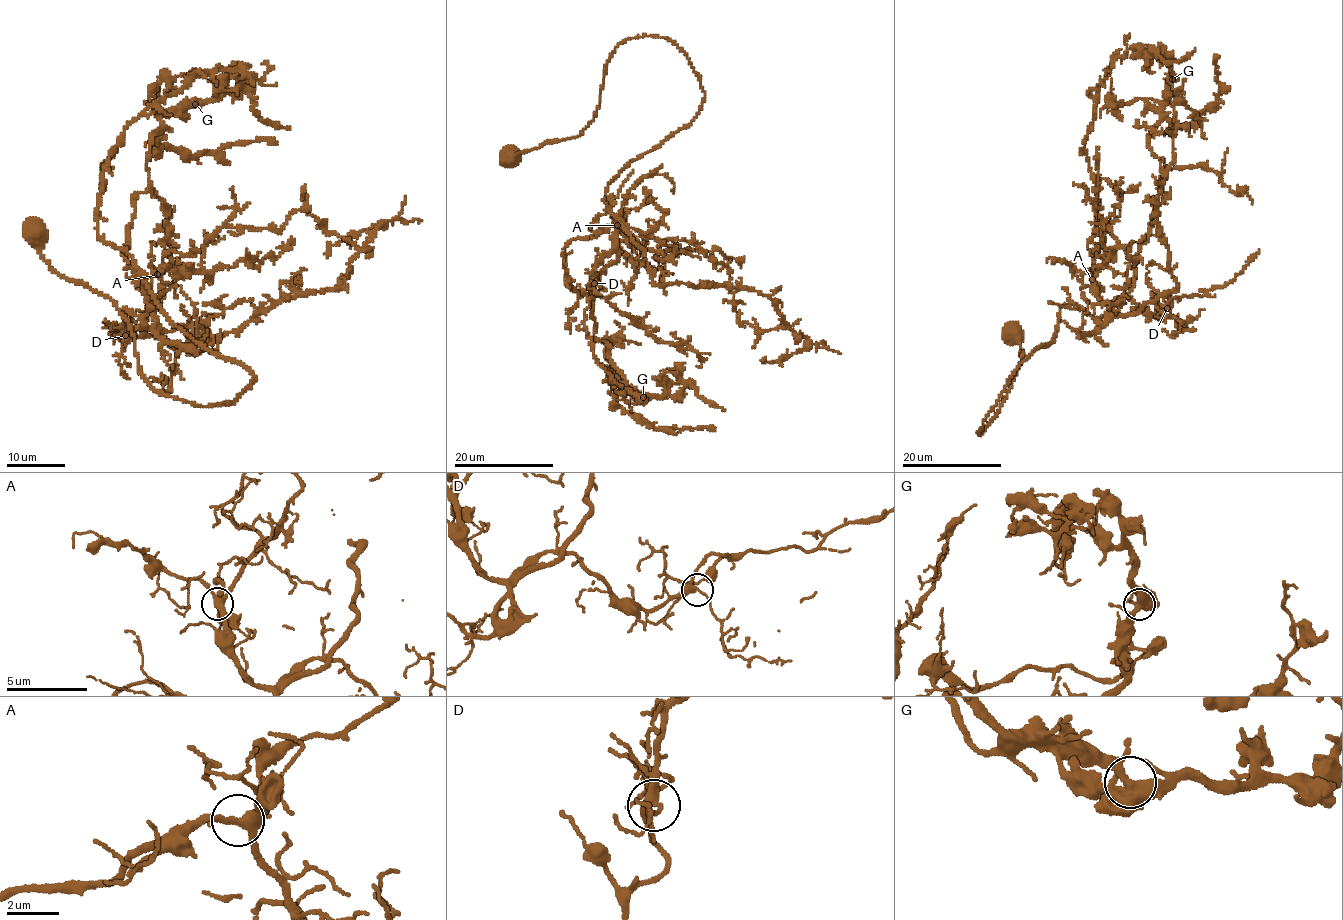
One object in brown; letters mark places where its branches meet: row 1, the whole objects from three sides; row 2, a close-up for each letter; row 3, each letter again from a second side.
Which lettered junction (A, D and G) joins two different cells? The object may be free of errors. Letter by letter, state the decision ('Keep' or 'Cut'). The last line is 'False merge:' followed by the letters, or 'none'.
A: Keep
D: Keep
G: Keep
False merge: none

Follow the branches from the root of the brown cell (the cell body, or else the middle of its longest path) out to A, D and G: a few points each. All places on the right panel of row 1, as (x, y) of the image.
A: (1012, 335), (1022, 362), (979, 433), (1011, 373), (1053, 341), (1060, 307), (1104, 321), (1092, 279)
D: (1012, 335), (1022, 362), (979, 433), (1061, 306), (1102, 322), (1127, 297), (1167, 308)
G: (1012, 335), (1022, 362), (979, 433), (1060, 307), (1102, 322), (1134, 285), (1172, 79)

